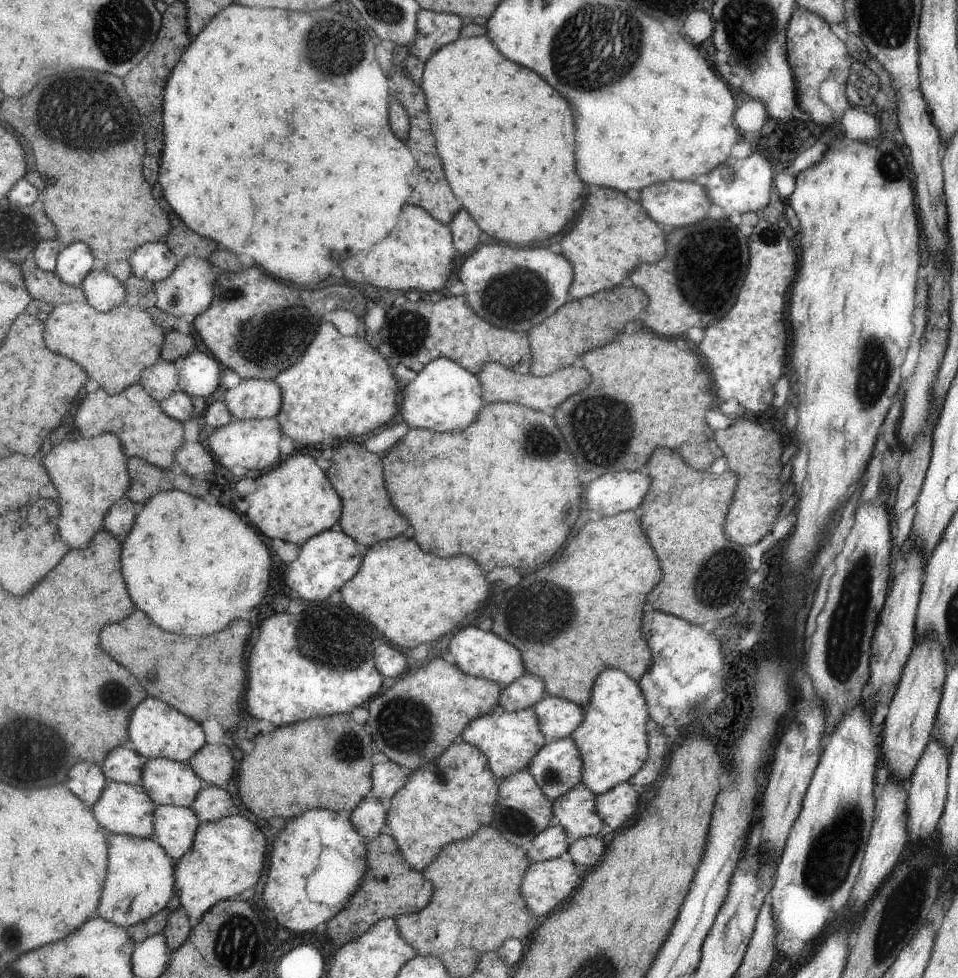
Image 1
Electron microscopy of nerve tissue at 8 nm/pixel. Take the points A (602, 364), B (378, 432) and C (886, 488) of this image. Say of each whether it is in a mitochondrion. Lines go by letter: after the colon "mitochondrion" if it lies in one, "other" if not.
A: other
B: other
C: other

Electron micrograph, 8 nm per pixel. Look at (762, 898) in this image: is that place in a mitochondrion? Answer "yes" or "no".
no

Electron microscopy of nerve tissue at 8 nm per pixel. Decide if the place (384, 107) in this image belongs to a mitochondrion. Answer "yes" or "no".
no

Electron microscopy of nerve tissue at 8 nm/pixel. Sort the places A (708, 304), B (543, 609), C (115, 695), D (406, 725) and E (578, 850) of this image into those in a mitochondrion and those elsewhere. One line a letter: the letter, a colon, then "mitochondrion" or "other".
A: mitochondrion
B: mitochondrion
C: mitochondrion
D: mitochondrion
E: other

